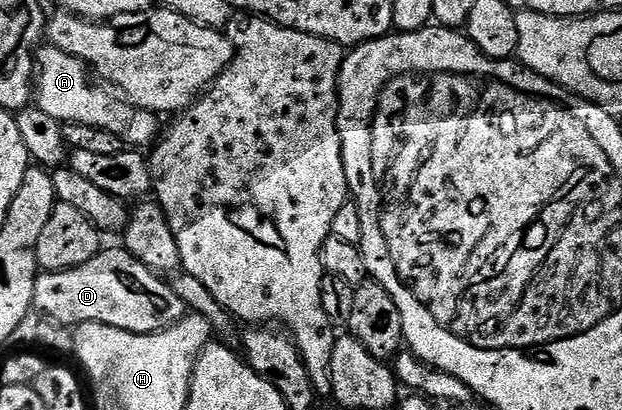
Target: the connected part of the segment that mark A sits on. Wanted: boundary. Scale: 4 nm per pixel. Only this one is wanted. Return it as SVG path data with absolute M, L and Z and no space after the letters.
M45 43L36 50L35 104L47 111L51 119L67 125L83 123L87 127L111 131L111 135L119 135L119 139L129 147L152 146L159 137L158 114L132 105L128 99L110 91L104 84L93 85L92 80L89 66L77 57L67 55L59 47Z

